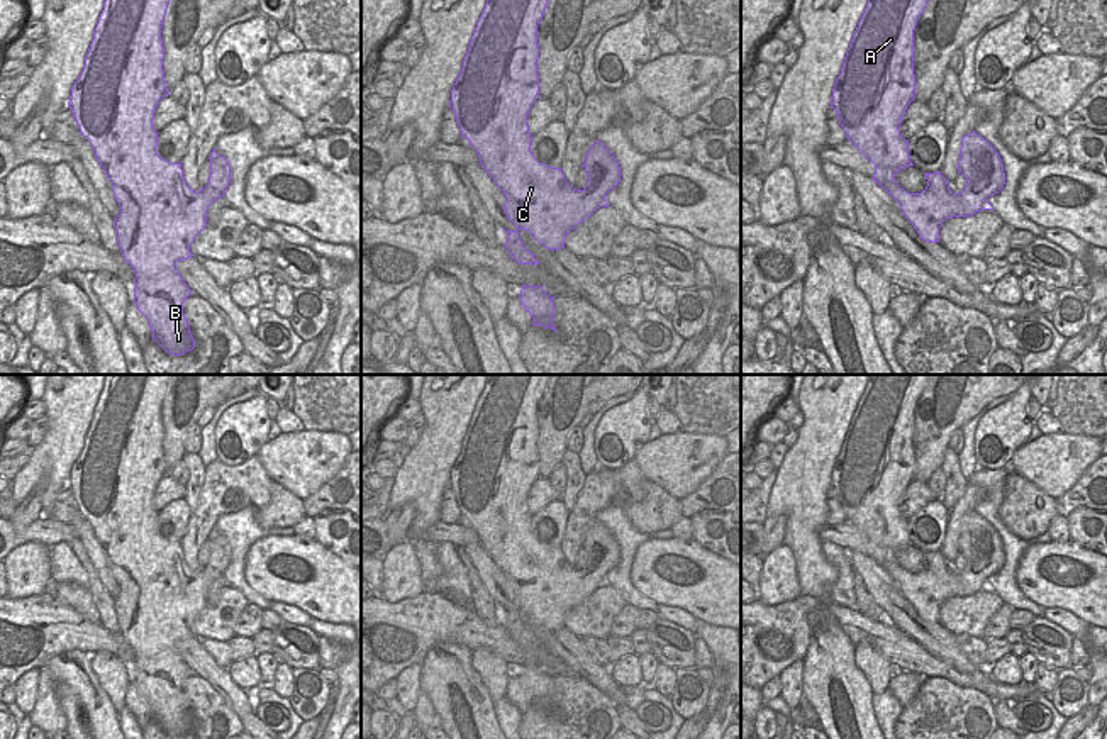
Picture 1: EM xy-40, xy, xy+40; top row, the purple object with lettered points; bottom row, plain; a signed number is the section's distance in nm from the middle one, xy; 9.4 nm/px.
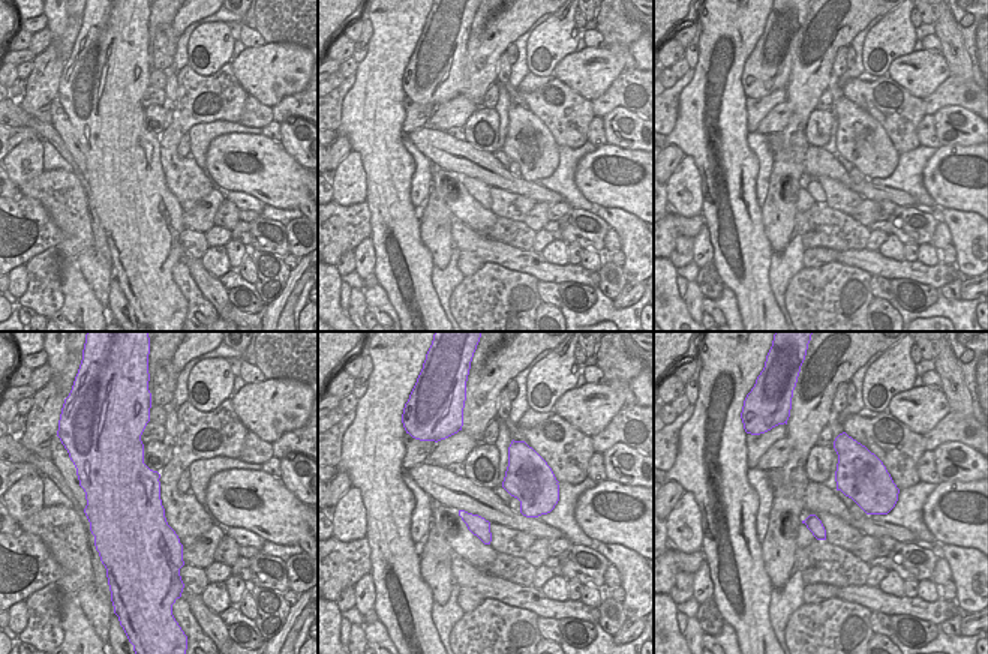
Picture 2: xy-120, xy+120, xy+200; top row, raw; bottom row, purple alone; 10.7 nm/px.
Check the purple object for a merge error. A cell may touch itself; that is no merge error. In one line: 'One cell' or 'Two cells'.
One cell

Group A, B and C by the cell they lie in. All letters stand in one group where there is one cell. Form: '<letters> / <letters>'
A B C

